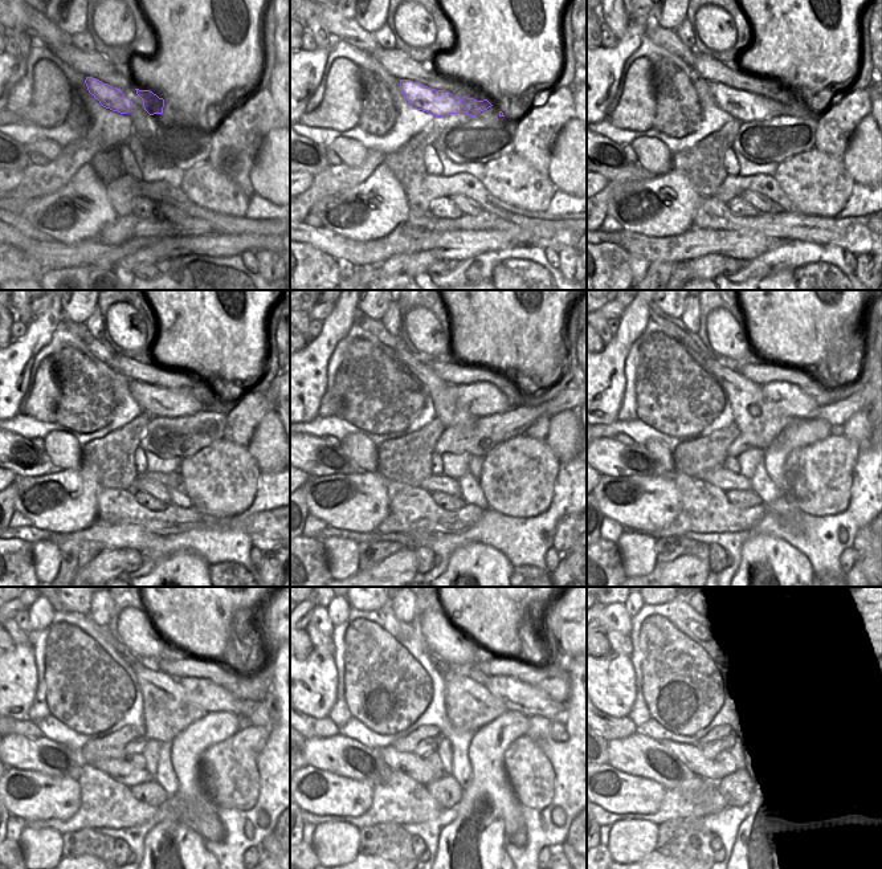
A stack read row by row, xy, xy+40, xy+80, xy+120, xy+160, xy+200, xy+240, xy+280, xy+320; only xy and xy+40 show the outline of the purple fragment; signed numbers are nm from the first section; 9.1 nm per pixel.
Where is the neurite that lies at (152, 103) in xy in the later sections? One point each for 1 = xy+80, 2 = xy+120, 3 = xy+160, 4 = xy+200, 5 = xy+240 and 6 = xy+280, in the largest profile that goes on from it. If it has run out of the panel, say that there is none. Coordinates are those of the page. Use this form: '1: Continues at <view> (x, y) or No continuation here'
1: Continues at xy+80 (740, 105)
2: Continues at xy+120 (156, 402)
3: Continues at xy+160 (484, 399)
4: Continues at xy+200 (791, 399)
5: Continues at xy+240 (212, 698)
6: Continues at xy+280 (518, 696).

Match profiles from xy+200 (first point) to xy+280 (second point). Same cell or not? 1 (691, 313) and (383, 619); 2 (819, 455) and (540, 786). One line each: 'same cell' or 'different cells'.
1: different cells
2: same cell

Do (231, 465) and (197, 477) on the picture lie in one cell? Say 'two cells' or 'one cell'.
one cell

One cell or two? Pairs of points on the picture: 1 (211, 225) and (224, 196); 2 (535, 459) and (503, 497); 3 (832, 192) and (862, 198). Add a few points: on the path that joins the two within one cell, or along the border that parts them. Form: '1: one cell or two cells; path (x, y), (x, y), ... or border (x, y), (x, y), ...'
1: two cells; border (217, 212), (243, 217)
2: one cell; path (526, 468), (511, 488)
3: two cells; border (854, 182), (845, 207), (836, 216)

